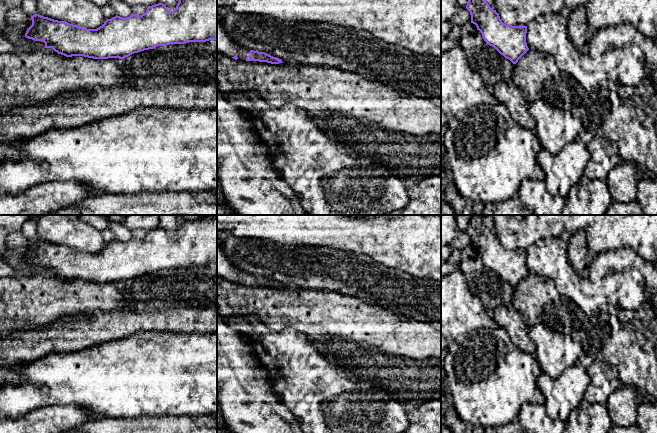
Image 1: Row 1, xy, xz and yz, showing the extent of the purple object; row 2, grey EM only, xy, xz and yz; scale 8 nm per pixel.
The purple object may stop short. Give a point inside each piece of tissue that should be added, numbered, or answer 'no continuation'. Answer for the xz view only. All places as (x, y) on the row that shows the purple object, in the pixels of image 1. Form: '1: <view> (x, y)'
1: xz (226, 46)

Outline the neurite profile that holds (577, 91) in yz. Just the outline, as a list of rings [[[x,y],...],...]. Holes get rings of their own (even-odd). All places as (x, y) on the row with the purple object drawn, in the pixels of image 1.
[[[528,50],[518,60],[511,75],[511,80],[522,92],[528,104],[541,99],[552,106],[572,111],[586,94],[582,86],[570,74],[559,70],[552,56],[535,50]]]

